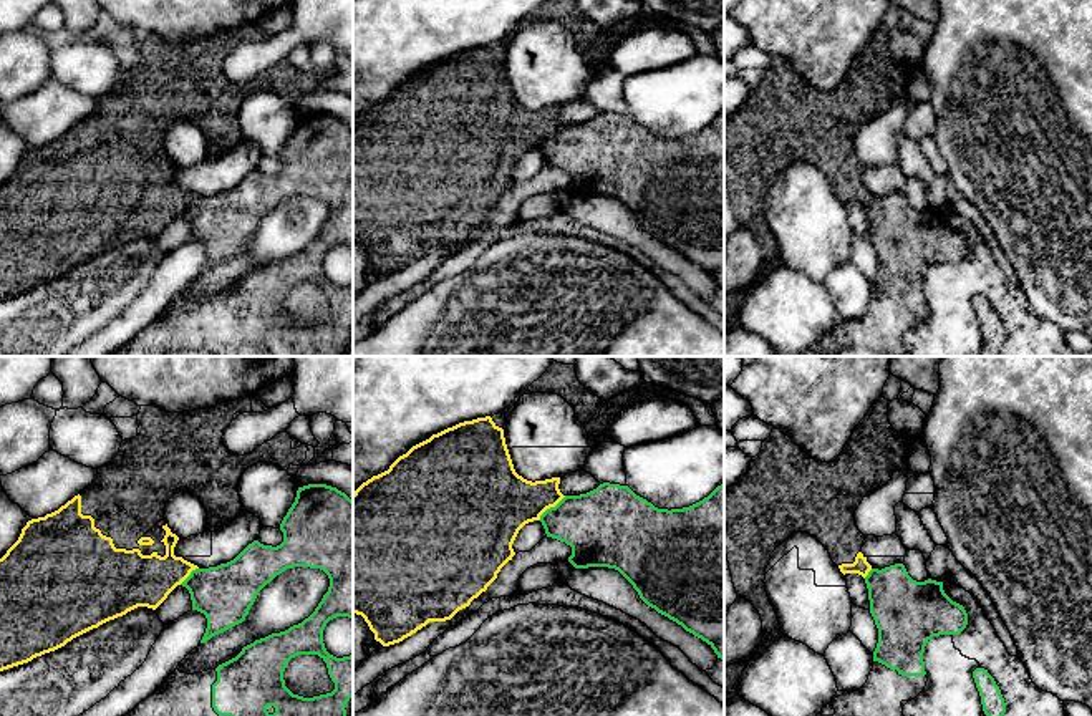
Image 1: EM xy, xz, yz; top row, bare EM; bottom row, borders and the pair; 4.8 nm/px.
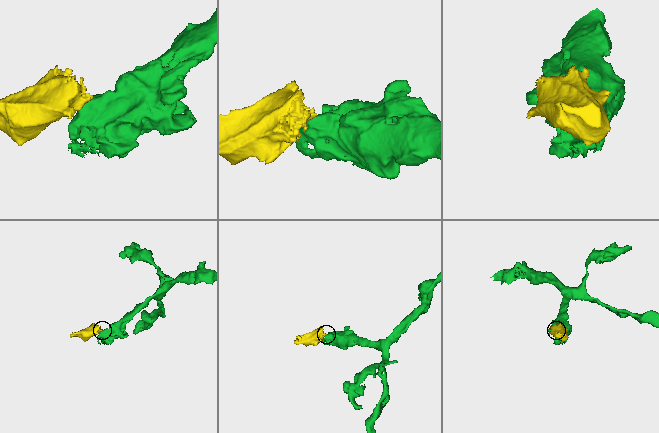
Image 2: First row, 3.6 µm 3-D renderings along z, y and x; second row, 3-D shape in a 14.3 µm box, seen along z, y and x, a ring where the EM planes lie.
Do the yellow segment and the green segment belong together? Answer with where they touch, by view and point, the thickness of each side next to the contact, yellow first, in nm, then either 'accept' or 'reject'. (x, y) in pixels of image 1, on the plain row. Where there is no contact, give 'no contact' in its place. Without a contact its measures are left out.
meets yellow in xz at (550, 135); 320 nm thick on the yellow side, 320 nm on the other; reject

